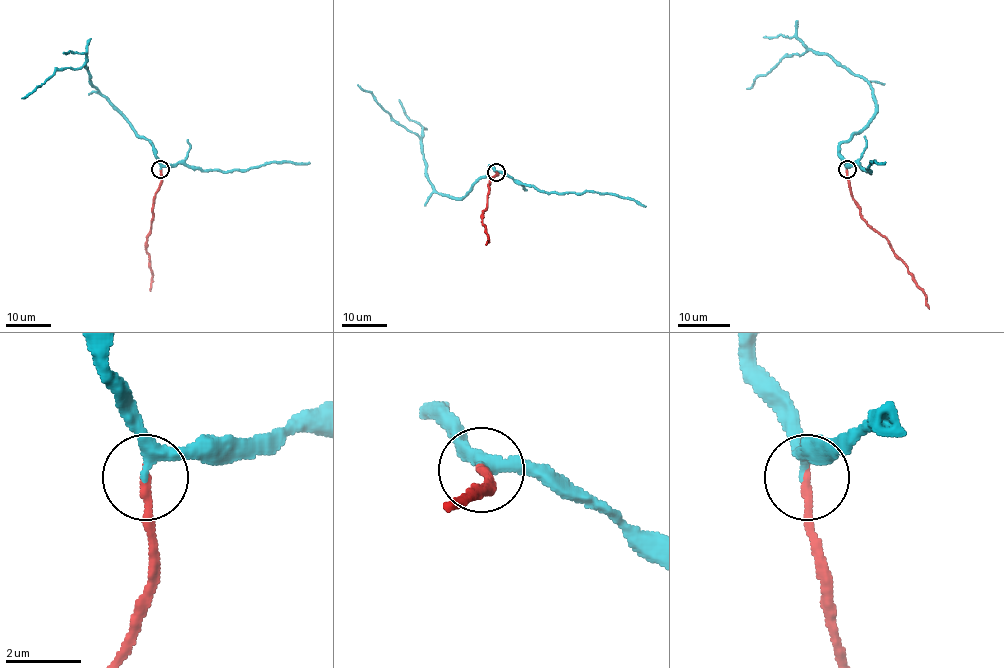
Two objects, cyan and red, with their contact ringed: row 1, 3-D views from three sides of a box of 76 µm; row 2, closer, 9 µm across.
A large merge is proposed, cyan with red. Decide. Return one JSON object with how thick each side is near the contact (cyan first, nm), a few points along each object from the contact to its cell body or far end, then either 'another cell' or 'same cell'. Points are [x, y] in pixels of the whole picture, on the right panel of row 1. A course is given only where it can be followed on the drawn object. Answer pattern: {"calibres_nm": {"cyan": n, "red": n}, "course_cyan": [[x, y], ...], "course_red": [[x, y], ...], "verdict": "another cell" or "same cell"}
{"calibres_nm": {"cyan": 280, "red": 240}, "course_cyan": [[847, 168], [839, 145], [875, 111], [873, 89], [862, 78], [826, 54], [808, 51], [785, 56], [746, 88]], "course_red": [[847, 170], [852, 199], [860, 210], [860, 216], [886, 238], [922, 290], [928, 308]], "verdict": "same cell"}

